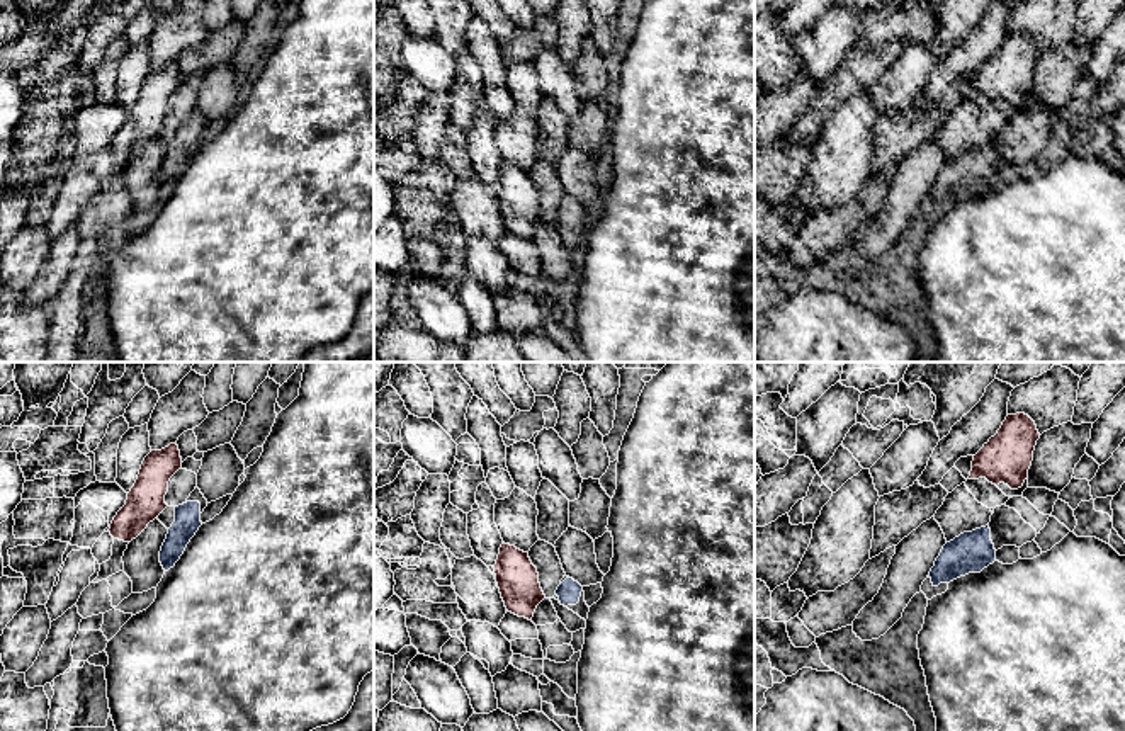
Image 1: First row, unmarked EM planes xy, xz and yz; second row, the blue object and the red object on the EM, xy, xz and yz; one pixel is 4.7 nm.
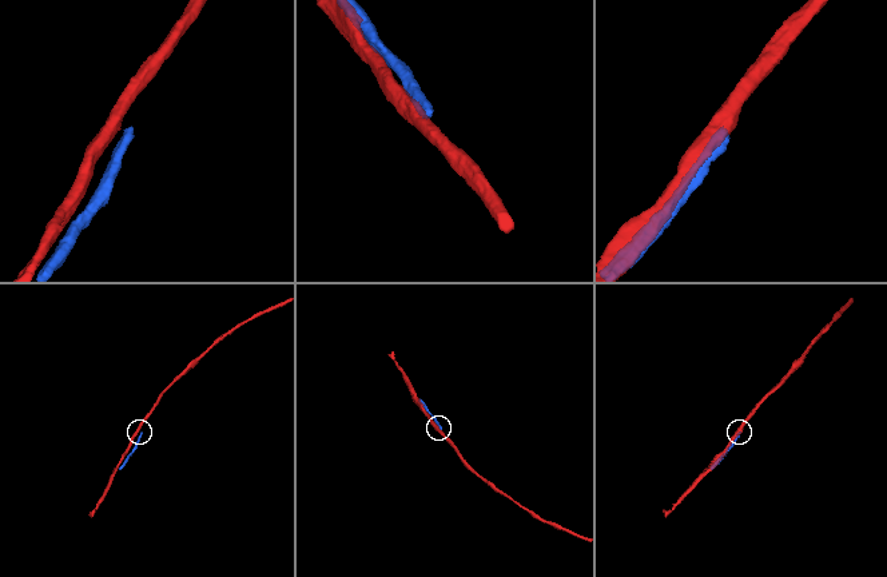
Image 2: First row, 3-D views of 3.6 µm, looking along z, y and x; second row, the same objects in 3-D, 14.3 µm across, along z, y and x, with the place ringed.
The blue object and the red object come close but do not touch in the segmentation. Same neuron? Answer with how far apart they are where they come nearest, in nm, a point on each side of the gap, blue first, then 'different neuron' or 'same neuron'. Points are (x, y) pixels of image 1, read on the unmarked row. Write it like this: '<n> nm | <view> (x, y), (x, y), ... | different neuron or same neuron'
40 nm | xy (175, 126), (167, 124) | different neuron

